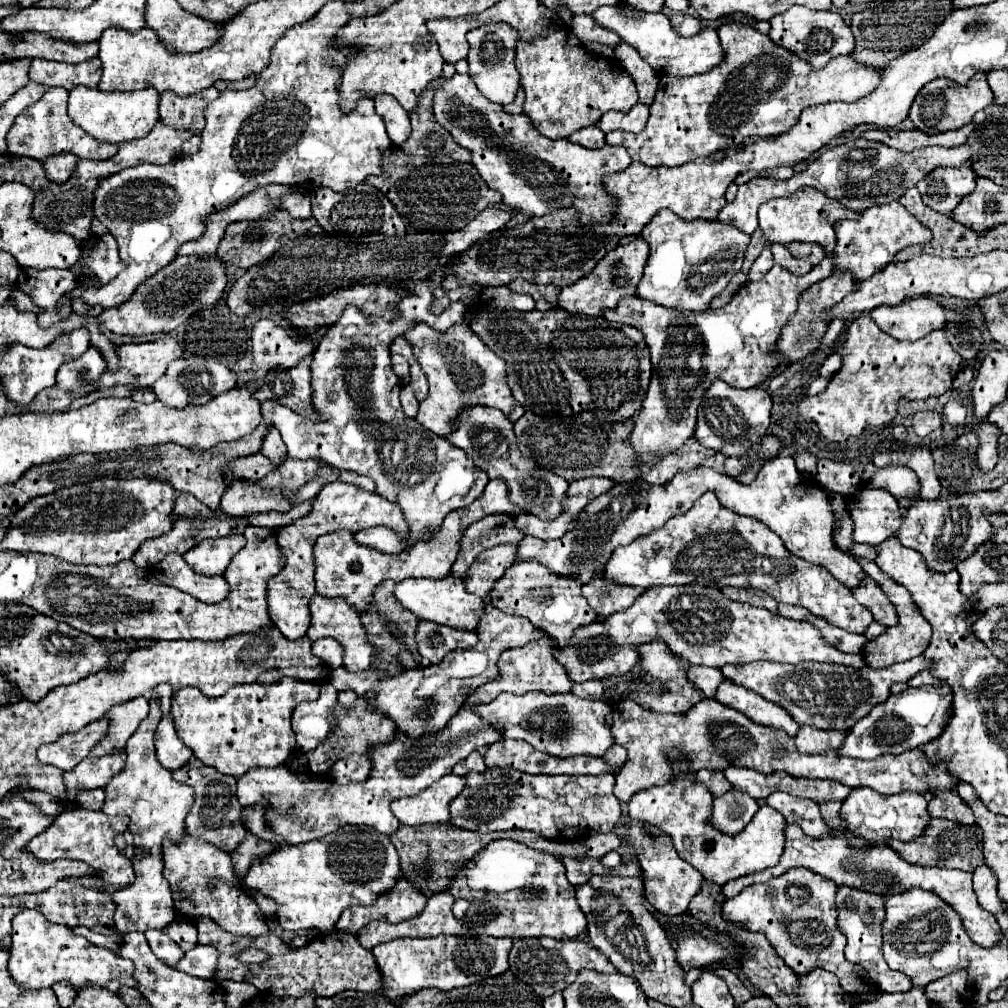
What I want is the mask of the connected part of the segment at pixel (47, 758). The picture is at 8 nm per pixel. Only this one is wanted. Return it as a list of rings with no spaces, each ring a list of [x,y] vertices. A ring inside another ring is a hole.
[[[108,720],[90,722],[80,732],[66,734],[56,744],[42,746],[38,750],[38,760],[42,764],[52,764],[60,770],[72,770],[104,738],[106,730],[108,730]]]

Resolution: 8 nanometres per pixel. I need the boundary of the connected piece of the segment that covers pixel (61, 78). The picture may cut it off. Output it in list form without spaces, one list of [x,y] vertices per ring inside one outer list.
[[[98,56],[80,64],[60,64],[42,58],[34,58],[30,64],[30,80],[44,86],[62,86],[66,90],[72,90],[78,84],[96,88],[100,84],[100,76],[102,62]]]

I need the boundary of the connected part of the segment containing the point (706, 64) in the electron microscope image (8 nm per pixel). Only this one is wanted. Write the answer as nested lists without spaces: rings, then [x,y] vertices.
[[[602,6],[596,12],[592,12],[592,16],[596,18],[598,24],[602,24],[608,30],[614,30],[622,40],[632,44],[640,52],[640,56],[660,76],[664,76],[664,74],[674,74],[674,76],[702,74],[702,72],[708,72],[710,68],[714,68],[716,62],[720,62],[724,58],[716,30],[708,28],[708,30],[698,32],[692,38],[684,38],[672,30],[666,14],[662,14],[662,12],[658,12],[658,14],[640,12],[640,16],[636,16],[636,12],[638,10],[632,6],[628,6],[628,14],[622,12],[618,6]]]

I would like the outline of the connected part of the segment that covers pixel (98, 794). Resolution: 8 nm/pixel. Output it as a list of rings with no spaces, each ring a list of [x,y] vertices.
[[[96,788],[96,790],[80,790],[80,794],[76,794],[76,800],[86,810],[102,810],[104,790],[102,788]]]

